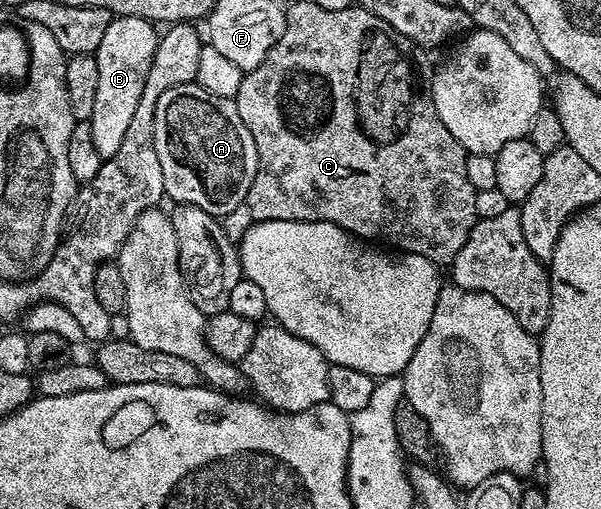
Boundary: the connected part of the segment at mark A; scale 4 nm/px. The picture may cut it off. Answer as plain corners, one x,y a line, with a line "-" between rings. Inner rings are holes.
196,82
177,85
161,93
161,101
157,101
155,123
163,125
163,117
167,117
169,125
183,135
205,177
209,195
213,197
209,199
211,215
224,217
233,214
238,207
240,210
247,202
259,158
257,145
253,145
253,133
245,129
245,121
241,121
241,113
237,113
235,100
217,97
201,89

